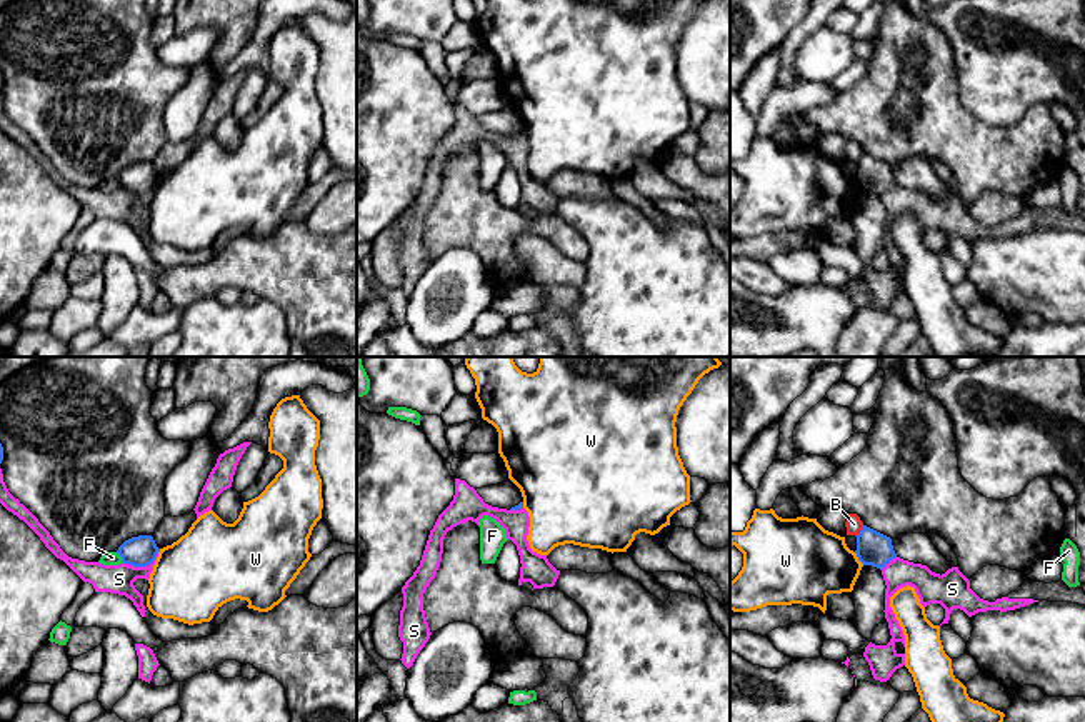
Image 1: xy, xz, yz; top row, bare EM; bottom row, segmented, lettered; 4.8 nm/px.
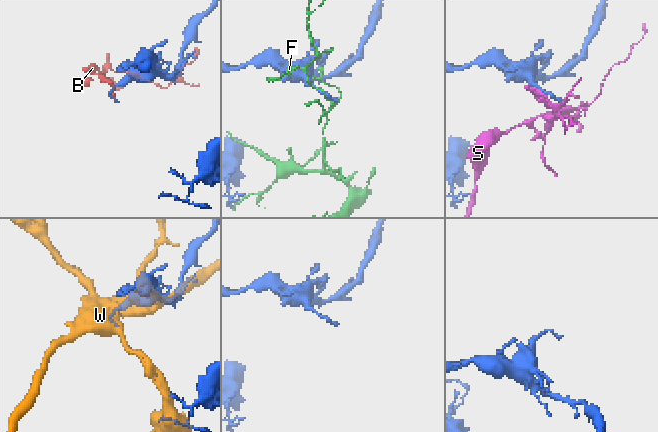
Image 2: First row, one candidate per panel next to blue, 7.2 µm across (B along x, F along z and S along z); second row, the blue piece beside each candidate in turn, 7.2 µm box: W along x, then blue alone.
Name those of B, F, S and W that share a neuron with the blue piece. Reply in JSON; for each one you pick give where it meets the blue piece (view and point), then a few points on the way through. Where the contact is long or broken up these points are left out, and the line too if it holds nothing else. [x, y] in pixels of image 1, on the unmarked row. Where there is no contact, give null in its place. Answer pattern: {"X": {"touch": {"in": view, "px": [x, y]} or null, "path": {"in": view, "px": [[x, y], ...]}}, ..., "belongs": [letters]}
{"belongs": []}

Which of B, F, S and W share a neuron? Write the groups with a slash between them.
B / F / S / W

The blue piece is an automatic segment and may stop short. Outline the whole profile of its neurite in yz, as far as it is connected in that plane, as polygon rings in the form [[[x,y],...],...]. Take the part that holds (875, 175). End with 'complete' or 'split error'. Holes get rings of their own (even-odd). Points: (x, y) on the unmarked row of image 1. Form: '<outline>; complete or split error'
[[[867,152],[857,162],[855,180],[863,192],[872,192],[880,197],[897,183],[892,165]]]; complete

